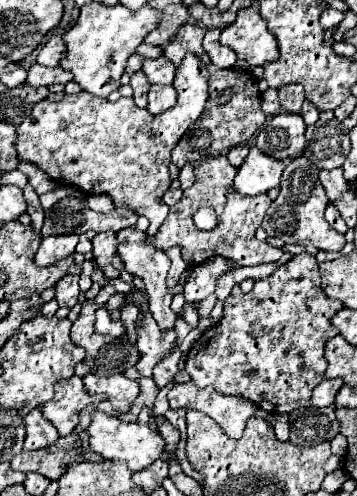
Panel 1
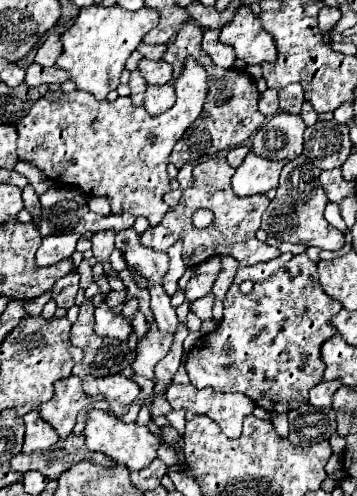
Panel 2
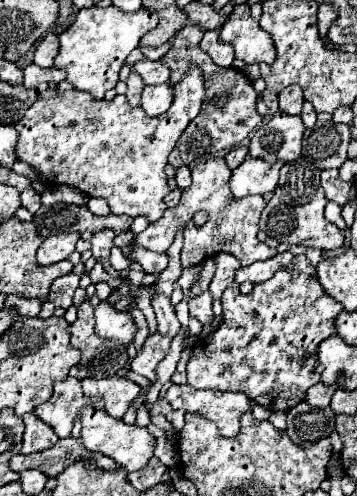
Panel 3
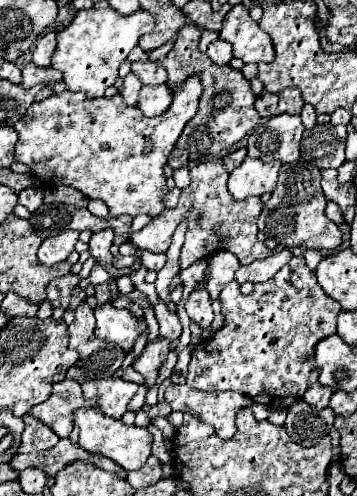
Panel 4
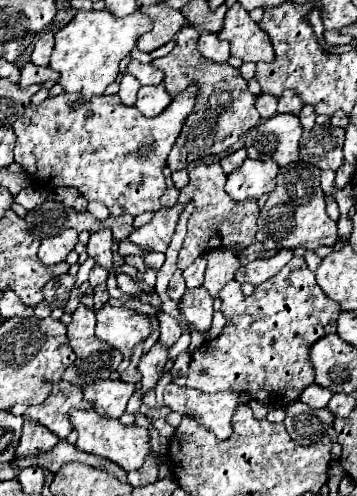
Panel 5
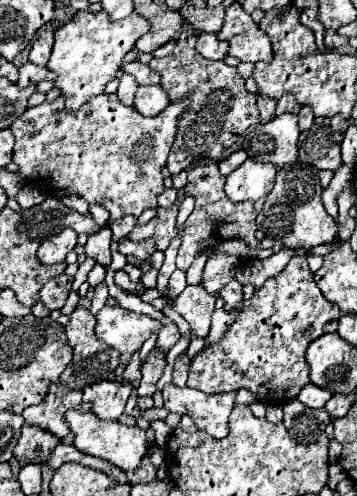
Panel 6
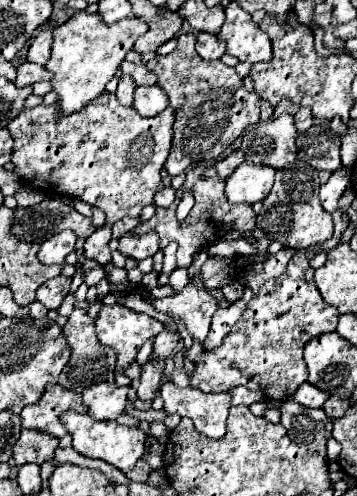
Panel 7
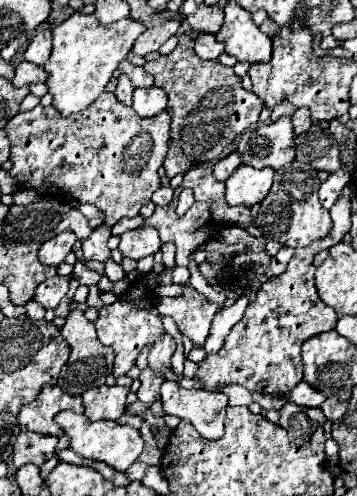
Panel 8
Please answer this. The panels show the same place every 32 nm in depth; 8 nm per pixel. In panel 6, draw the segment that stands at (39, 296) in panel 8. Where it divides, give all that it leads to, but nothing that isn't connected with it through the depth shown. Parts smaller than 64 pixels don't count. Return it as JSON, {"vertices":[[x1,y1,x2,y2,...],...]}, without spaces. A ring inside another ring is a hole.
{"vertices":[[60,274,52,280,48,280,40,292,42,296,42,302,54,310,54,308,62,308,66,304,66,298,70,294,70,288,72,288,72,282,74,278,72,276,66,276,66,274]]}

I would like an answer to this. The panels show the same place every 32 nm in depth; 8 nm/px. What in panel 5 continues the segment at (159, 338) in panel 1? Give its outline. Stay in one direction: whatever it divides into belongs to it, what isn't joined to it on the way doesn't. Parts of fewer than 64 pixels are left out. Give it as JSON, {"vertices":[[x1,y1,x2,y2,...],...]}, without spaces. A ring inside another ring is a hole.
{"vertices":[[156,342,148,352,144,352,144,356,138,362,138,372,142,374,142,390,144,394,150,392,156,382,162,376,162,368,168,360,168,346]]}

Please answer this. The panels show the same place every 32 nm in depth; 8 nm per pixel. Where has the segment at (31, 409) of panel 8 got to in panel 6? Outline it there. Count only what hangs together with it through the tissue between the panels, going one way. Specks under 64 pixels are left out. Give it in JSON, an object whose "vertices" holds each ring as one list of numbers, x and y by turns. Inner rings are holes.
{"vertices":[[58,382,58,384,50,386,50,392,42,404,26,408,22,412,22,416,24,416,26,424,36,424,36,426,52,432,54,436,64,438,70,432,70,428,64,420,64,412,68,412,72,408,76,408,76,410,84,408,82,392]]}

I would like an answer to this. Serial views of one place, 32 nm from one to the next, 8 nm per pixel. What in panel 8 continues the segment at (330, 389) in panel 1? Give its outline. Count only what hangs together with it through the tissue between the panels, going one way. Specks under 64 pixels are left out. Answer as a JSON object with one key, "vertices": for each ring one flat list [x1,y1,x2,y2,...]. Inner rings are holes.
{"vertices":[[300,382,300,384,288,394,288,400,294,402,294,404,300,404,300,406,308,406,308,408,320,408,322,402,326,400,326,396,324,396,322,392,318,392,316,388,312,388,310,384]]}

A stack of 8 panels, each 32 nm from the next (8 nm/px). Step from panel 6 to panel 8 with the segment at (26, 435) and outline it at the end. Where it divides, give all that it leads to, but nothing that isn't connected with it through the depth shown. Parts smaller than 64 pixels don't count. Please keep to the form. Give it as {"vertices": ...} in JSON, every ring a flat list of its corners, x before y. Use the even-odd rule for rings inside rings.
{"vertices":[[20,432,16,444,14,444,14,466,20,468,22,464,36,464,42,466,46,460,54,456,58,438,56,436,46,436,46,434,36,434,36,432]]}

